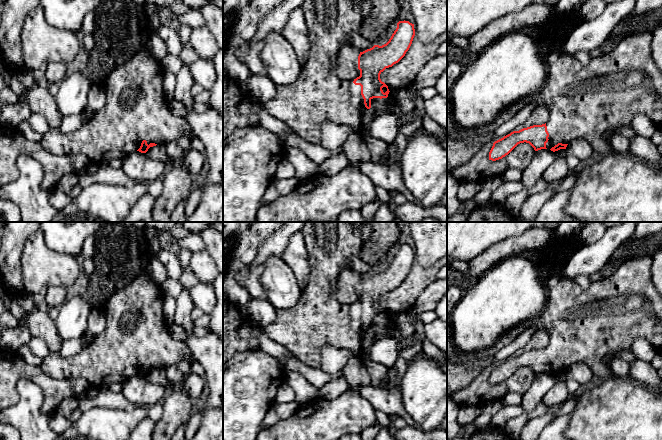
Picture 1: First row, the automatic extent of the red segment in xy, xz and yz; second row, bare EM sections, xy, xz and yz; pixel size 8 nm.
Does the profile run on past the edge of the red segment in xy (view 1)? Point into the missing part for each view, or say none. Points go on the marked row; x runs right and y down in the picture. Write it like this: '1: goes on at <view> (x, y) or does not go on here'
1: goes on at xy (136, 109)

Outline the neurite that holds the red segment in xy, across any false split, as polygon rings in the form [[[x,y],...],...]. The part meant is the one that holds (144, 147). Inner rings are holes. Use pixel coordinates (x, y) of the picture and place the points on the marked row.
[[[146,49],[138,52],[105,77],[102,85],[106,102],[101,110],[72,133],[64,134],[50,128],[43,134],[41,145],[54,155],[78,154],[89,162],[104,164],[113,159],[122,160],[135,151],[146,153],[150,147],[177,141],[183,135],[193,139],[195,136],[185,118],[174,115],[169,109],[163,75],[157,59]]]

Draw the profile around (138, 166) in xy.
[[[139,151],[128,154],[122,161],[123,172],[137,182],[148,184],[161,178],[173,164],[150,159]]]

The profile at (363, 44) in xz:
[[[356,33],[353,34],[352,40],[353,40],[353,43],[359,48],[360,52],[363,52],[374,46],[371,42],[363,38],[360,34],[356,34]]]

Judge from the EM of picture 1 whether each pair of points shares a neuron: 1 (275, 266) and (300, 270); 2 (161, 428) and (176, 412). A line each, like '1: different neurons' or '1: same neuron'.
1: different neurons
2: same neuron

